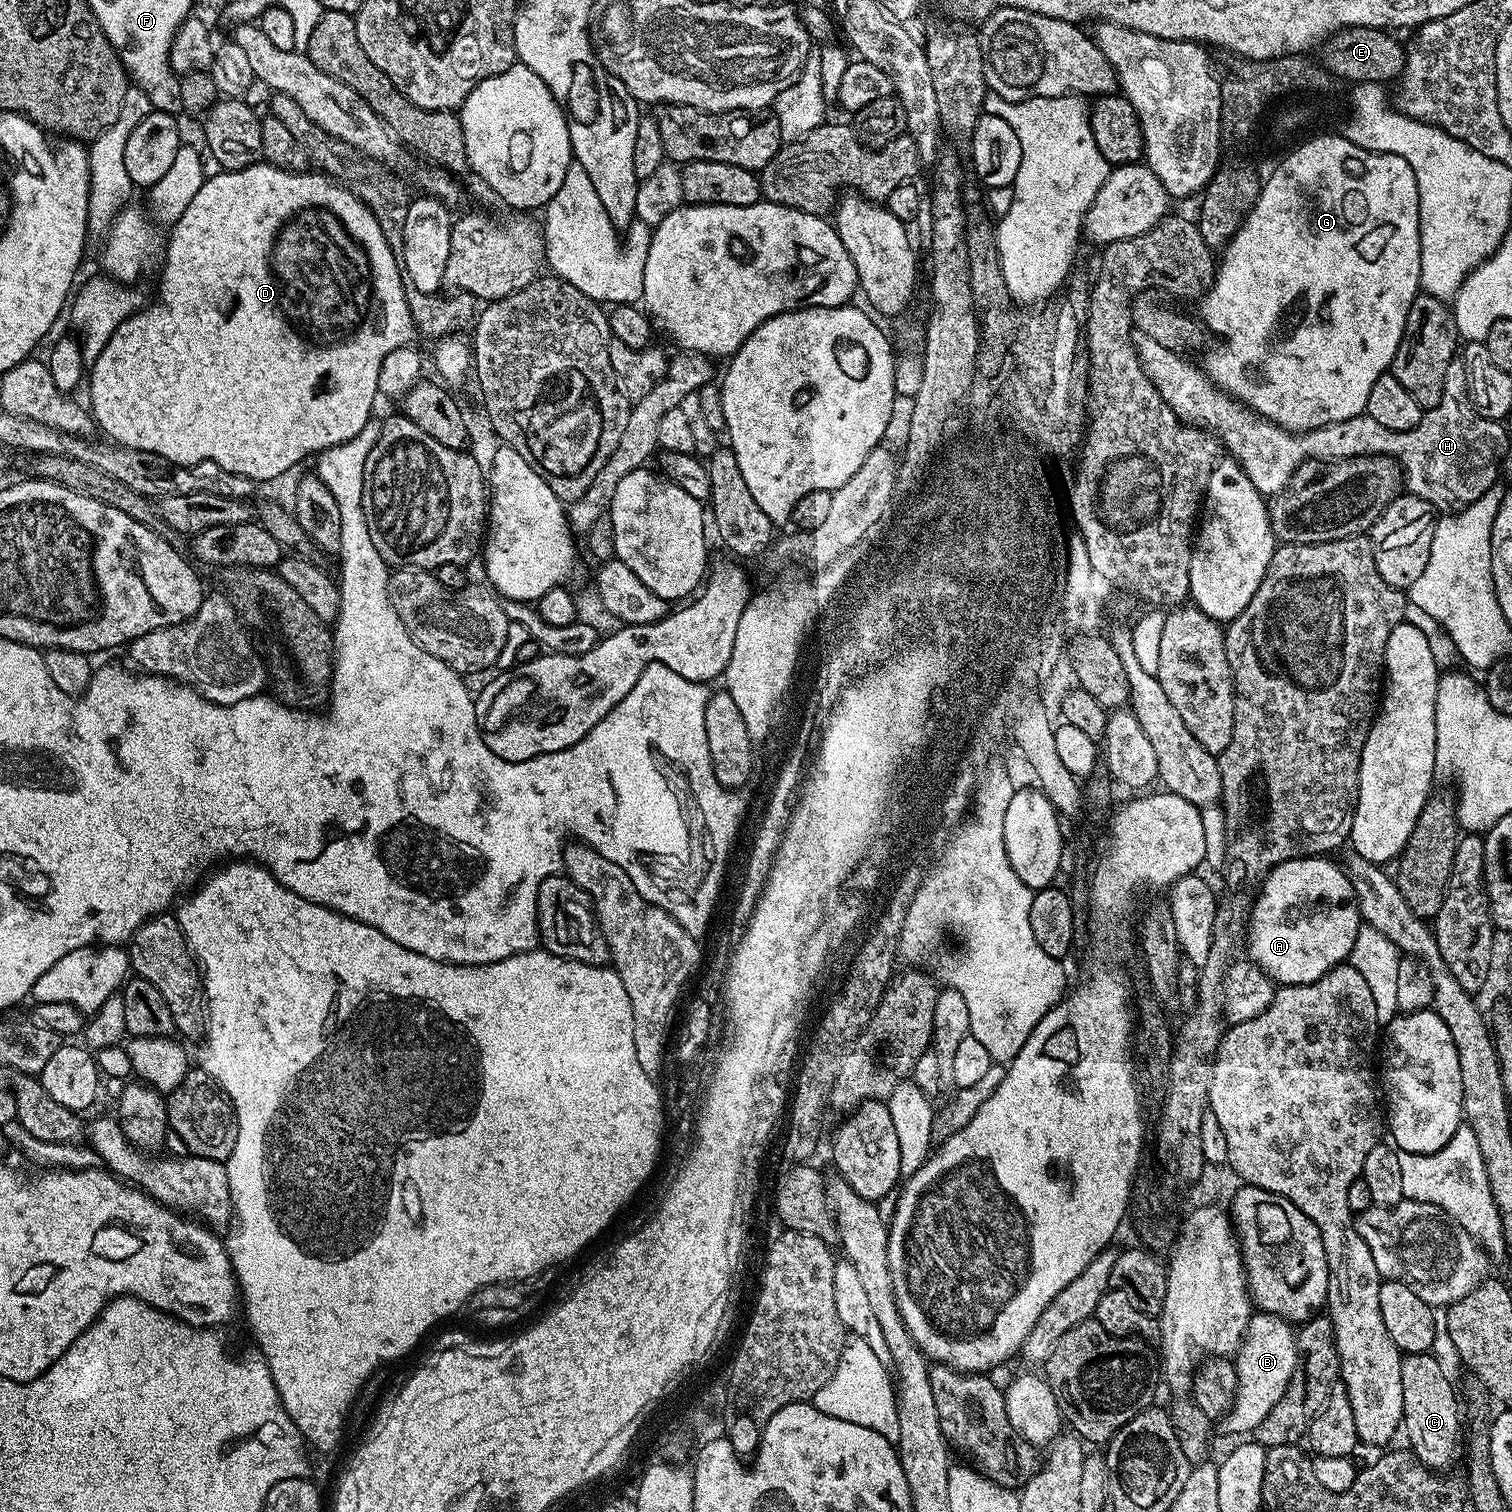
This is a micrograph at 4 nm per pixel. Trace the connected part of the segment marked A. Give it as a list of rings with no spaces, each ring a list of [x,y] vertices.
[[[1327,855],[1300,856],[1270,869],[1246,916],[1246,956],[1277,985],[1309,984],[1349,959],[1361,926],[1360,907],[1347,871]]]

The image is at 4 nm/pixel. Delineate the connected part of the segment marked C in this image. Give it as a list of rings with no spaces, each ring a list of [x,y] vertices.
[[[1410,1352],[1401,1359],[1404,1411],[1402,1432],[1408,1435],[1407,1447],[1421,1464],[1433,1470],[1444,1470],[1440,1468],[1446,1467],[1462,1452],[1462,1404],[1458,1399],[1457,1385],[1456,1388],[1452,1385],[1451,1378],[1444,1373],[1443,1366],[1434,1357],[1432,1352]]]

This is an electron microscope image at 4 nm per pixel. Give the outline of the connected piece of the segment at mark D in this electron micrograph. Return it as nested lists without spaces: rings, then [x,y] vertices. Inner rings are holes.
[[[261,162],[259,164],[251,164],[249,168],[234,170],[233,172],[224,171],[218,174],[217,177],[205,179],[201,190],[191,199],[190,206],[186,208],[185,213],[171,225],[170,231],[166,236],[162,267],[158,272],[160,285],[156,288],[156,301],[153,304],[151,302],[145,303],[139,311],[126,318],[121,324],[118,324],[113,334],[110,335],[110,340],[106,342],[105,348],[98,354],[96,360],[90,364],[90,371],[86,376],[89,400],[87,400],[87,403],[90,405],[95,427],[99,431],[101,428],[108,435],[105,437],[109,441],[126,448],[146,450],[147,452],[158,454],[162,458],[170,458],[170,462],[174,462],[177,466],[182,464],[193,465],[209,460],[210,462],[218,462],[218,466],[222,466],[222,470],[233,472],[234,474],[242,474],[246,478],[257,482],[276,480],[279,476],[286,475],[295,464],[302,463],[307,456],[309,458],[315,457],[317,454],[325,452],[330,446],[338,446],[342,442],[354,438],[354,434],[358,434],[358,430],[362,430],[362,426],[366,426],[366,422],[373,419],[374,412],[372,412],[372,407],[375,406],[376,400],[378,401],[380,390],[378,386],[378,370],[382,370],[382,362],[394,350],[409,347],[413,343],[412,335],[415,337],[418,332],[417,327],[412,323],[411,310],[408,305],[408,292],[406,291],[406,280],[402,275],[401,261],[398,259],[394,249],[386,242],[386,234],[382,234],[382,226],[378,222],[378,218],[374,218],[372,211],[351,190],[345,188],[342,184],[337,184],[331,176],[323,175],[316,170],[288,172],[284,168],[276,168],[273,164]]]

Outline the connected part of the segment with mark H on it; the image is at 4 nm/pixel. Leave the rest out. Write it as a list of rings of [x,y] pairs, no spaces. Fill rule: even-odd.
[[[1133,331],[1131,337],[1132,344],[1136,347],[1136,355],[1140,358],[1140,367],[1150,377],[1153,386],[1170,406],[1170,410],[1174,410],[1174,414],[1181,422],[1211,432],[1220,441],[1223,451],[1242,466],[1246,478],[1250,478],[1250,482],[1254,482],[1254,486],[1266,498],[1281,492],[1305,460],[1335,462],[1366,456],[1391,458],[1402,473],[1403,487],[1411,495],[1430,502],[1440,514],[1460,512],[1466,506],[1470,506],[1470,502],[1478,502],[1478,498],[1482,498],[1482,494],[1486,494],[1486,490],[1493,488],[1501,479],[1500,463],[1508,452],[1508,432],[1503,428],[1505,425],[1501,421],[1482,418],[1476,413],[1472,399],[1468,397],[1468,375],[1463,359],[1454,358],[1450,366],[1446,366],[1442,402],[1438,402],[1438,406],[1427,409],[1418,426],[1414,426],[1414,430],[1405,432],[1386,430],[1386,426],[1374,422],[1374,418],[1365,414],[1346,418],[1346,422],[1334,422],[1330,426],[1322,426],[1309,432],[1288,432],[1276,424],[1271,424],[1269,420],[1263,420],[1261,416],[1245,410],[1237,401],[1231,399],[1227,392],[1217,388],[1197,365],[1195,368],[1186,361],[1189,359],[1183,355],[1172,353],[1147,334]]]

